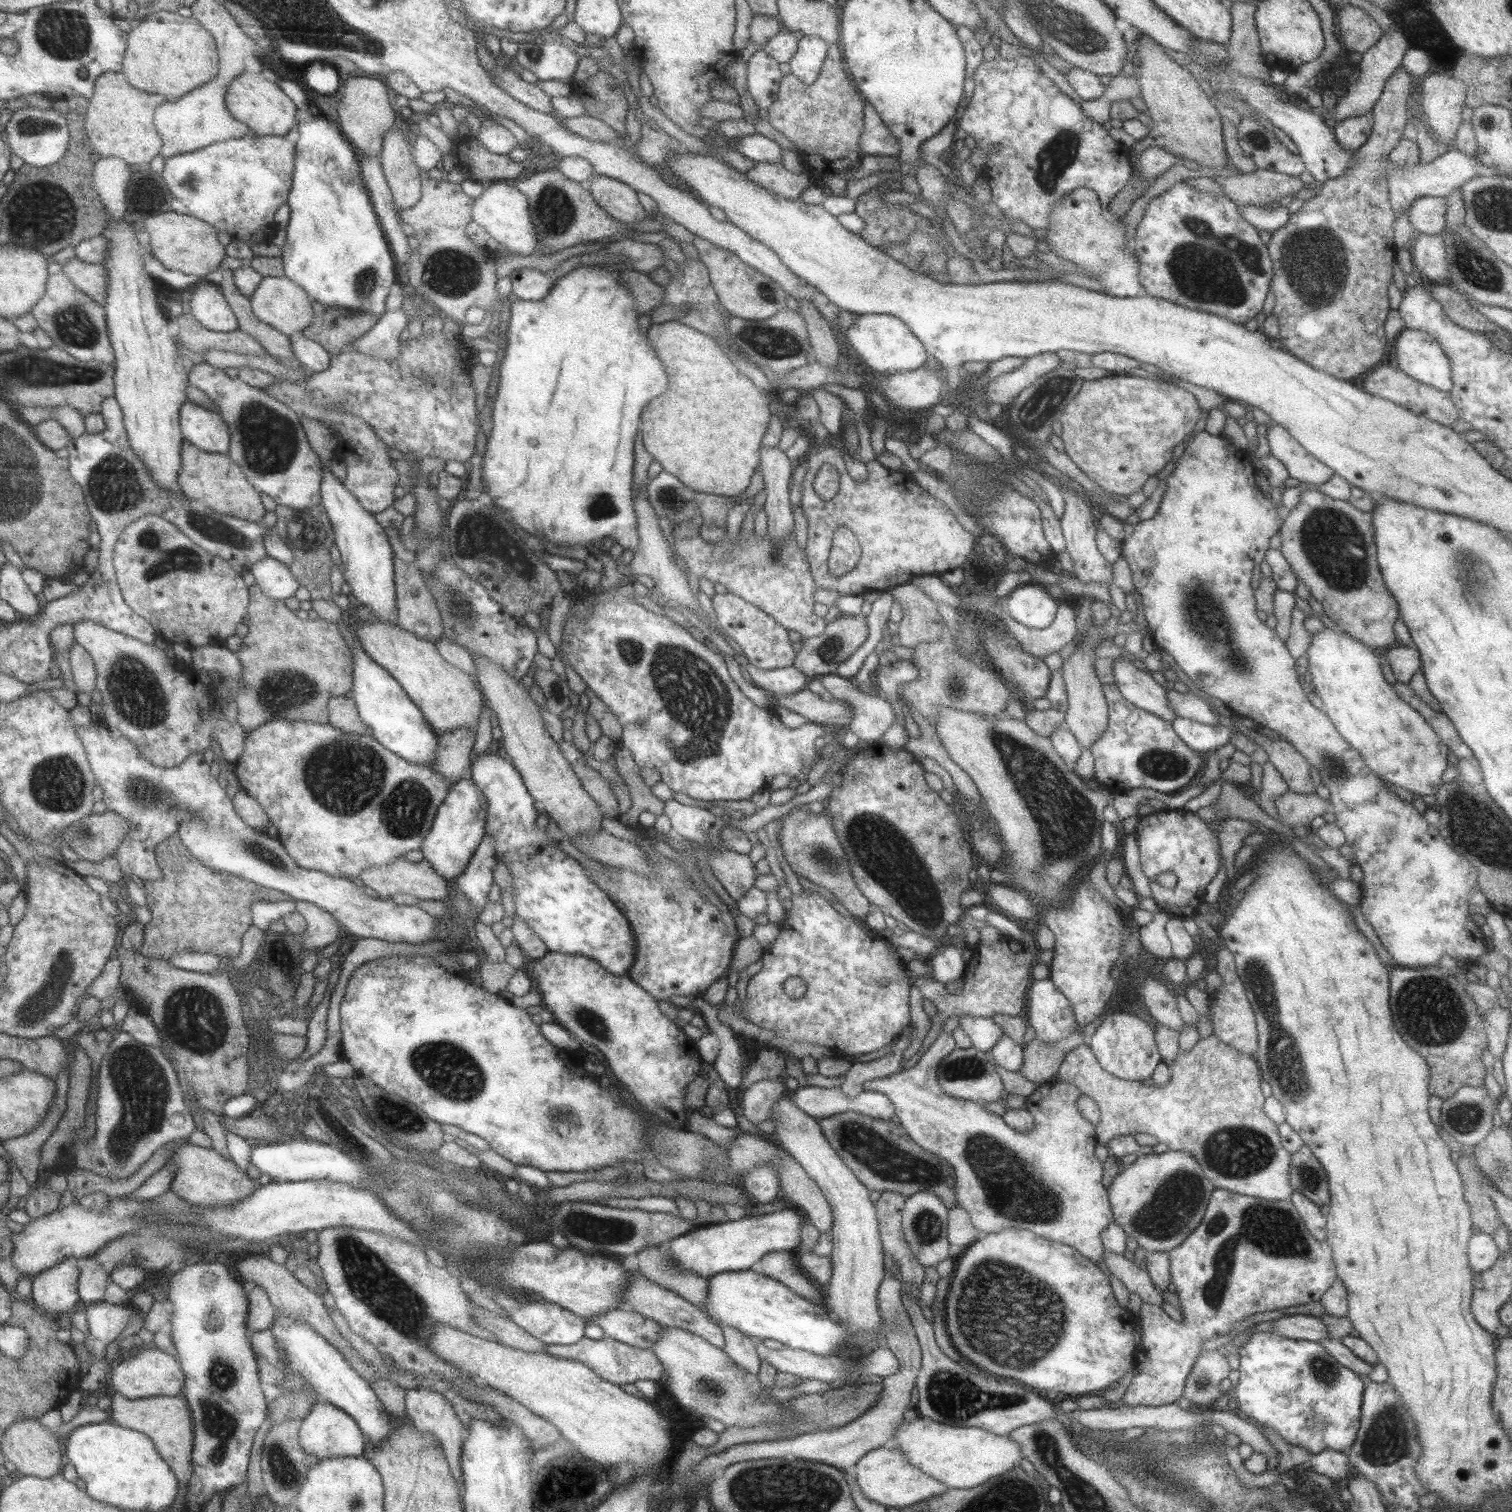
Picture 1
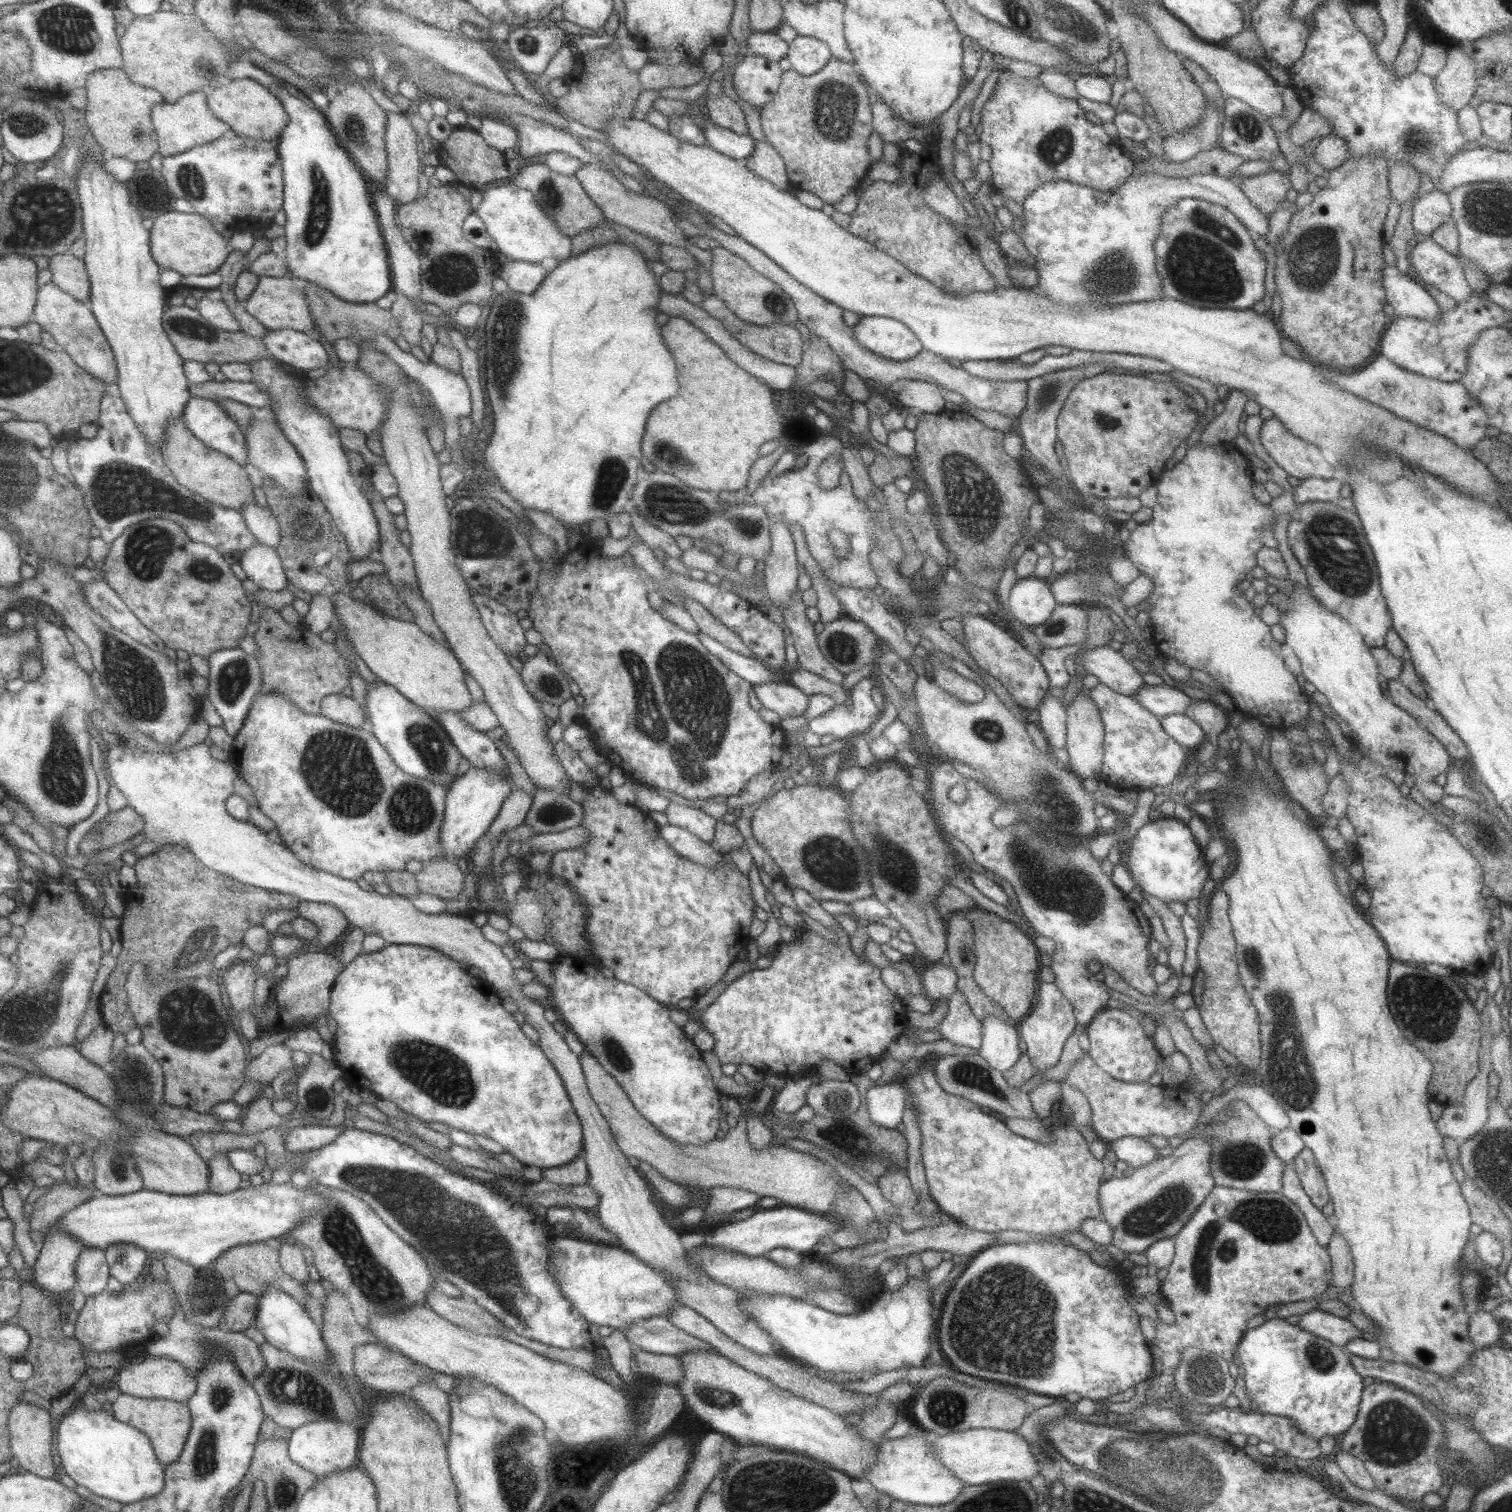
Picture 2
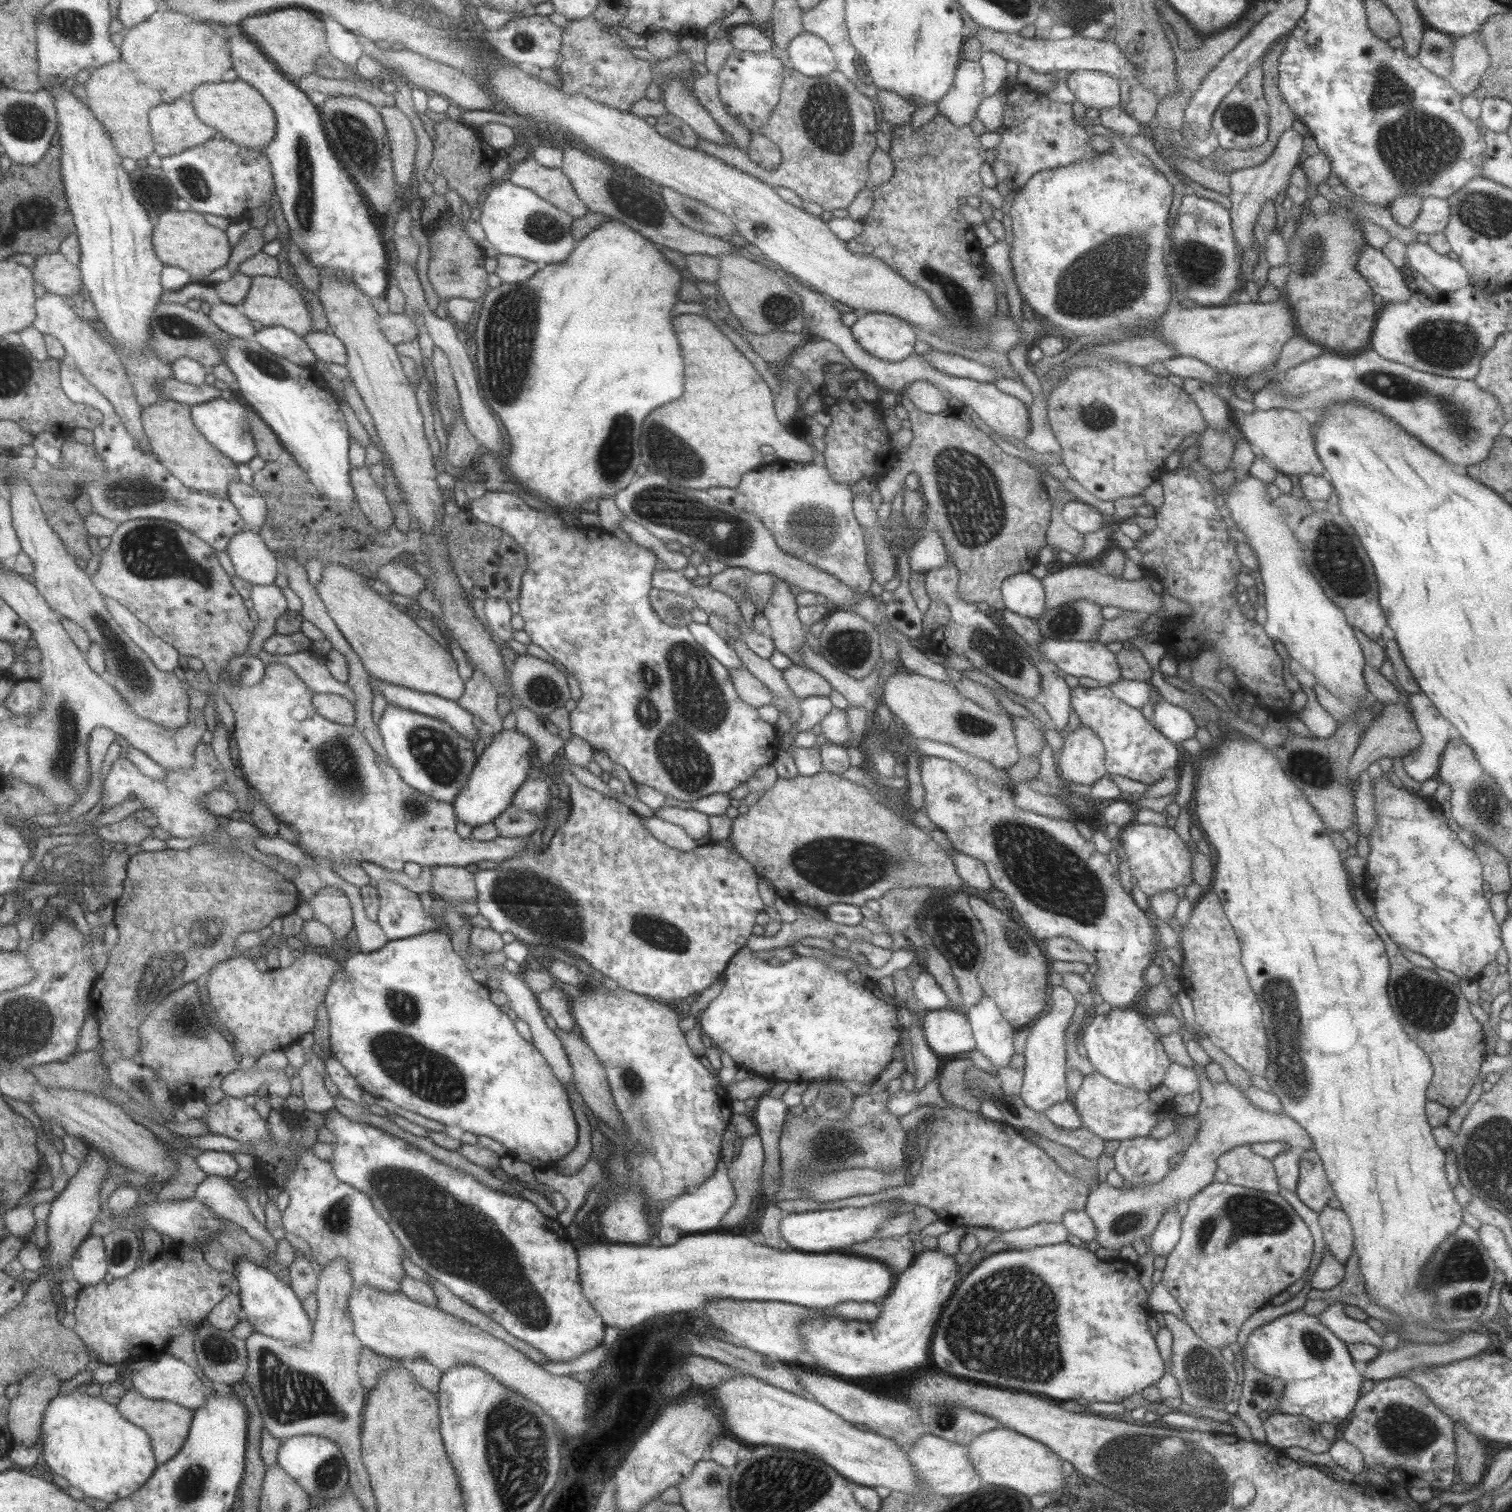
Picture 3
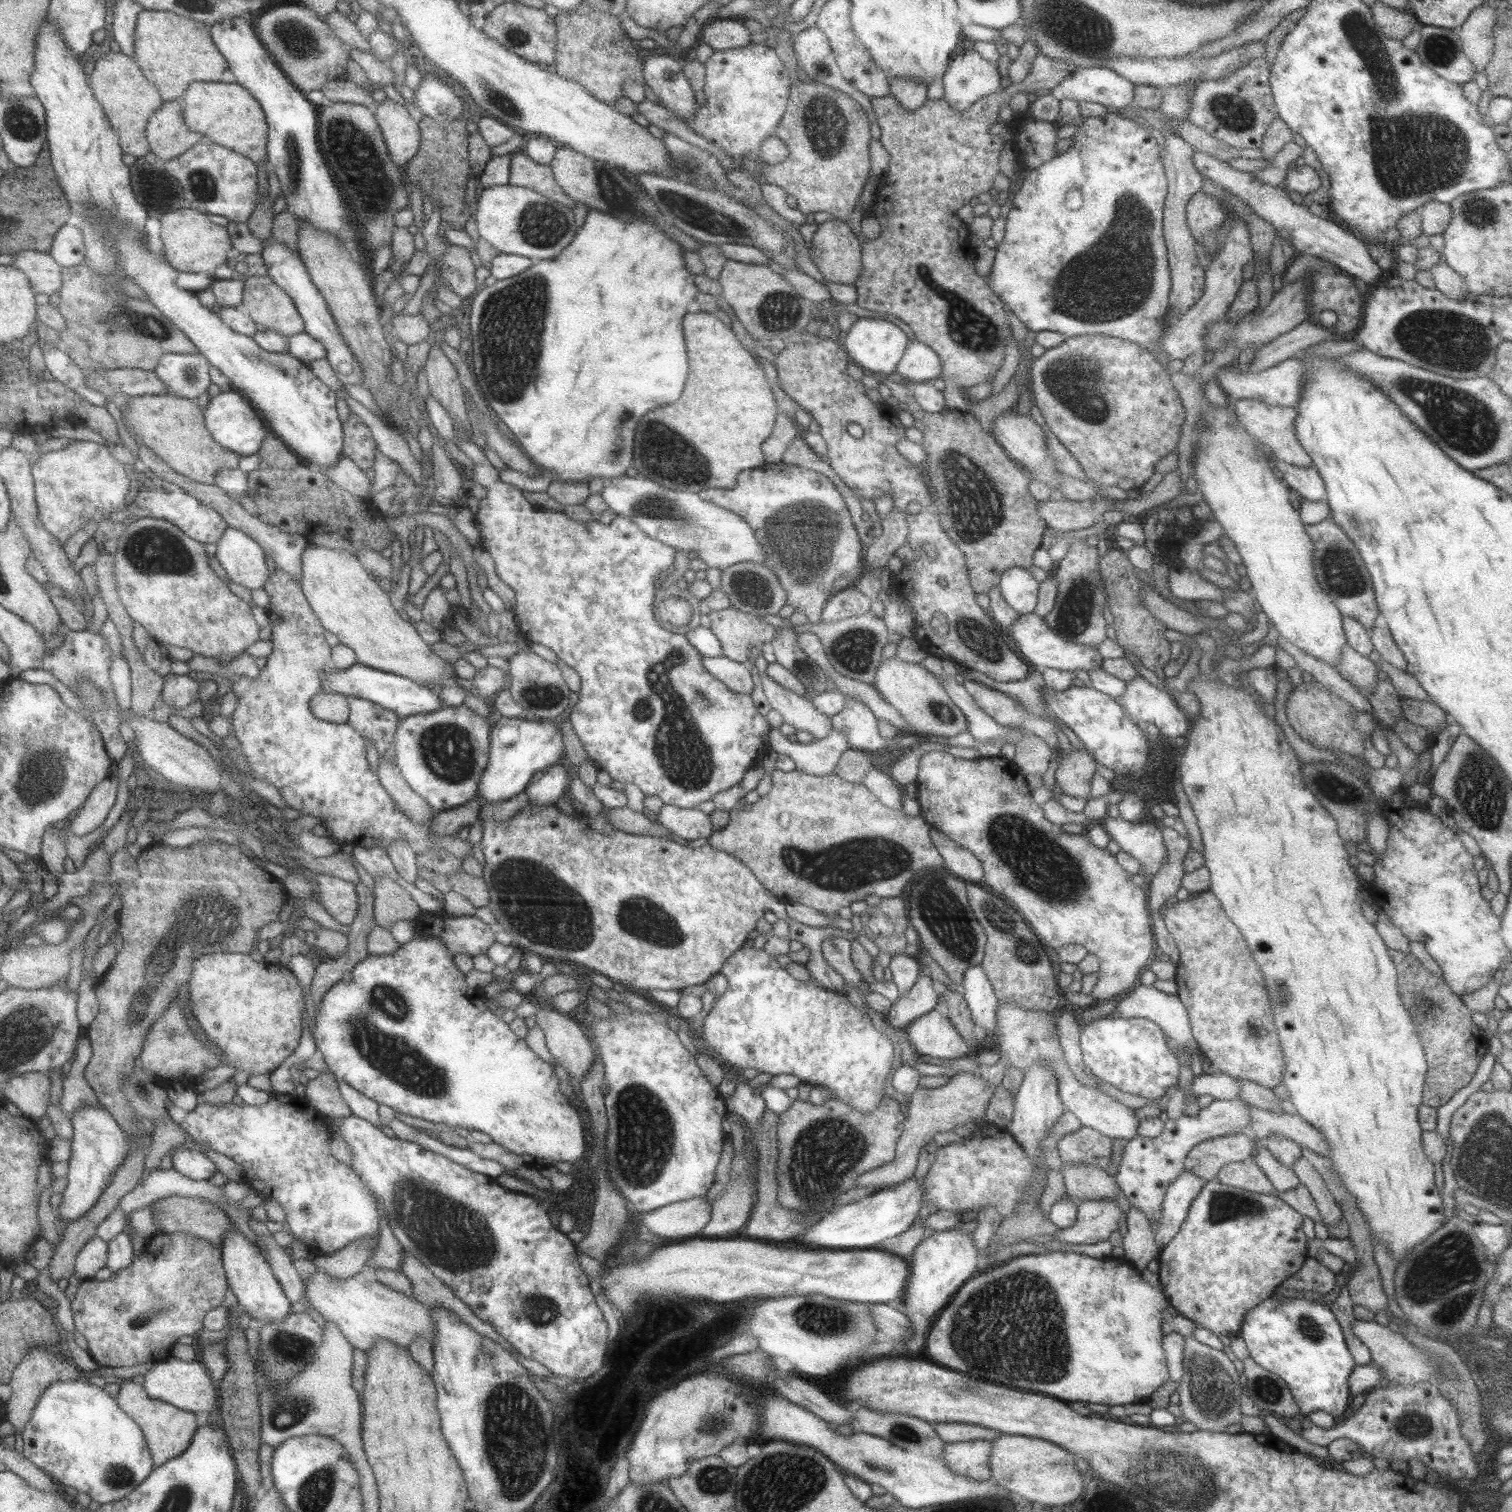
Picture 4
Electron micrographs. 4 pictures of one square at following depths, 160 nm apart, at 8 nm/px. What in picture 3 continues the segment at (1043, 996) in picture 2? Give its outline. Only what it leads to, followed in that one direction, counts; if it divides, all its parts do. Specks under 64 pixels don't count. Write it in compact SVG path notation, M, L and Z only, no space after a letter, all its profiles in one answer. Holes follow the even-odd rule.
M1050 986L1049 1003L1046 1014L1039 1015L1027 1026L1029 1036L1026 1038L1024 1048L1024 1069L1022 1085L1020 1088L1020 1099L1024 1105L1033 1112L1043 1113L1053 1104L1070 1100L1066 1083L1065 1066L1065 1034L1067 1022L1073 1016L1073 1008L1076 1002L1063 986Z

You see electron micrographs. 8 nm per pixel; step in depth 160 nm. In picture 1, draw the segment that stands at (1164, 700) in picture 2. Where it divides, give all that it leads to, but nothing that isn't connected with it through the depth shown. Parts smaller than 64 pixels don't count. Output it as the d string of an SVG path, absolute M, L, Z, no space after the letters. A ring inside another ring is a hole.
M1179 686L1168 687L1166 688L1166 699L1168 706L1174 712L1174 716L1188 718L1201 724L1219 724L1209 709L1209 705L1189 690L1184 690Z

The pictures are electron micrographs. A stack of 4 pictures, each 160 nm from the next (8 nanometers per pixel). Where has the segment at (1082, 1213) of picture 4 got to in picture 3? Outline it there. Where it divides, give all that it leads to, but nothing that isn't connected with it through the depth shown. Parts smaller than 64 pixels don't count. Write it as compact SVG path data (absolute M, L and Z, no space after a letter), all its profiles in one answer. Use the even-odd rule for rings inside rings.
M1194 1063L1193 1070L1199 1081L1201 1100L1196 1114L1200 1124L1195 1139L1186 1146L1181 1161L1176 1162L1175 1169L1171 1167L1159 1182L1142 1182L1133 1184L1131 1188L1127 1188L1126 1183L1122 1187L1113 1187L1106 1182L1099 1182L1087 1195L1084 1213L1093 1222L1094 1239L1099 1246L1119 1251L1122 1246L1131 1246L1132 1240L1142 1240L1142 1236L1150 1236L1163 1211L1177 1206L1184 1208L1187 1200L1213 1182L1217 1157L1235 1146L1258 1142L1284 1142L1299 1151L1313 1147L1303 1128L1283 1111L1264 1111L1252 1105L1240 1089L1226 1081L1209 1083L1200 1065Z

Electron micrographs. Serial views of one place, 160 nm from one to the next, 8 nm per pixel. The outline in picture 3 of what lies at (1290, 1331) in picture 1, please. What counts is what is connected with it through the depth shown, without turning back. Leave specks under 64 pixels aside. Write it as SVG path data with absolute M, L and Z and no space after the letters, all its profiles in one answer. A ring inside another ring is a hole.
M1333 1301L1317 1315L1319 1324L1323 1324L1337 1340L1345 1344L1366 1343L1375 1349L1386 1350L1383 1338L1372 1330L1365 1321L1355 1320L1344 1313L1344 1304Z

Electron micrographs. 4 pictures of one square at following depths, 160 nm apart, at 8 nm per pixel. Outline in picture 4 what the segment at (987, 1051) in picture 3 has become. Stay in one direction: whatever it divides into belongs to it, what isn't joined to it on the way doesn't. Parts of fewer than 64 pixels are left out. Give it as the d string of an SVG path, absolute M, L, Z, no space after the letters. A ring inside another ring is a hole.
M973 965L963 971L962 977L960 991L978 1033L979 1030L985 1029L992 1034L996 1006L999 1004L999 1000L992 990L987 975L981 965Z

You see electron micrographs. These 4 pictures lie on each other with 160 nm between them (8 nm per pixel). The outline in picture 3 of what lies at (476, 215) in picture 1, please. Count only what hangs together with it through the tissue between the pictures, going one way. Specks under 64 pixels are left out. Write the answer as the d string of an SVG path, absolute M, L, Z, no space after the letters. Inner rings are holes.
M505 181L492 186L481 204L478 223L482 226L490 252L532 260L537 269L565 260L576 240L571 236L572 216L539 198L528 188Z

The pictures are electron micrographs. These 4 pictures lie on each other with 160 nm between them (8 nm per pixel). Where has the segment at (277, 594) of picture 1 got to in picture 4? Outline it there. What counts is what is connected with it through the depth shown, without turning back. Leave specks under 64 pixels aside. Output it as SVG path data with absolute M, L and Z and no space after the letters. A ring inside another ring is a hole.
M226 528L216 544L215 556L228 578L249 590L261 587L270 576L263 550L239 529Z

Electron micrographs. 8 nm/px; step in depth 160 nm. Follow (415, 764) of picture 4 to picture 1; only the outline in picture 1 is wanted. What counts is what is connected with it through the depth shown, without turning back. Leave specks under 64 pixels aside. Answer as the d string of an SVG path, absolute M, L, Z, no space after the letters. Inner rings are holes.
M361 647L352 652L352 699L359 718L369 728L369 734L387 750L409 764L429 767L436 757L438 735L423 718L422 712L411 702L402 686L378 664L375 664Z

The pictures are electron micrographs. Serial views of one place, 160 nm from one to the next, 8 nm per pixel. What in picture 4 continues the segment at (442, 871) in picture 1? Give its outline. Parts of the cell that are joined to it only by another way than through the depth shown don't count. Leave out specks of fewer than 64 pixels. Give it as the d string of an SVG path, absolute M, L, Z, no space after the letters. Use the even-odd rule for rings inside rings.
M501 717L490 727L488 761L476 792L480 796L480 806L507 800L524 791L535 772L563 761L563 752L562 732L552 720Z

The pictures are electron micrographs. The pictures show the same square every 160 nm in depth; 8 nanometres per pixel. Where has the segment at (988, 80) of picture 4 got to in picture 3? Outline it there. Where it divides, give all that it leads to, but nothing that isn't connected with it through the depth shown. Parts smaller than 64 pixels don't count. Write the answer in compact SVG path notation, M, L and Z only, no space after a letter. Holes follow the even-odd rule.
M960 60L950 87L936 102L938 112L956 127L968 125L976 116L975 111L983 96L982 80L978 60Z

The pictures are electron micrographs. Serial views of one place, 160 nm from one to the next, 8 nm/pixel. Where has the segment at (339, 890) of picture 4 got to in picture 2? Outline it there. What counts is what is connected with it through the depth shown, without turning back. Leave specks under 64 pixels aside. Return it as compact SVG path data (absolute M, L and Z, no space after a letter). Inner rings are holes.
M299 901L296 909L298 917L309 920L317 928L317 936L312 943L314 947L321 948L332 944L348 927L341 912L330 904Z

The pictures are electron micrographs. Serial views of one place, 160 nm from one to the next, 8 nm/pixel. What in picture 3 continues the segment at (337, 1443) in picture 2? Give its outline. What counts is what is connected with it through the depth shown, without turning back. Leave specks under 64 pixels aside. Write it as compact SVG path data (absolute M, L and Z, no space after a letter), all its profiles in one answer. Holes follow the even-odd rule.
M305 1433L280 1441L276 1464L303 1489L310 1506L325 1504L344 1494L348 1488L348 1469L342 1452L335 1443L323 1436Z

